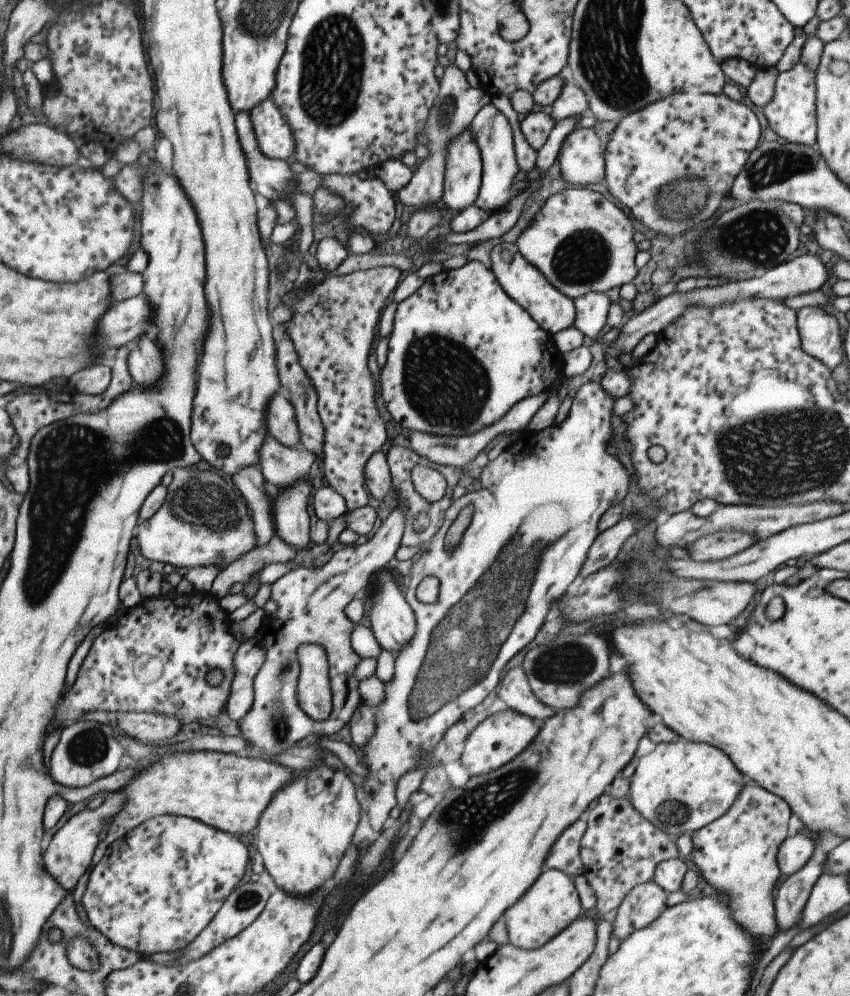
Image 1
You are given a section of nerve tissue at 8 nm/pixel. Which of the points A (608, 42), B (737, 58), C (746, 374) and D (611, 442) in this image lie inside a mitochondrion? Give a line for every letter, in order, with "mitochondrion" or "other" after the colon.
A: mitochondrion
B: other
C: other
D: other

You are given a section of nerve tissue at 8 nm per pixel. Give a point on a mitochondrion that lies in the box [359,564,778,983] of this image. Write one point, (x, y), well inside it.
(468, 818)

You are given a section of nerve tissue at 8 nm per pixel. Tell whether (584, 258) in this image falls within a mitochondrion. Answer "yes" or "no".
yes

